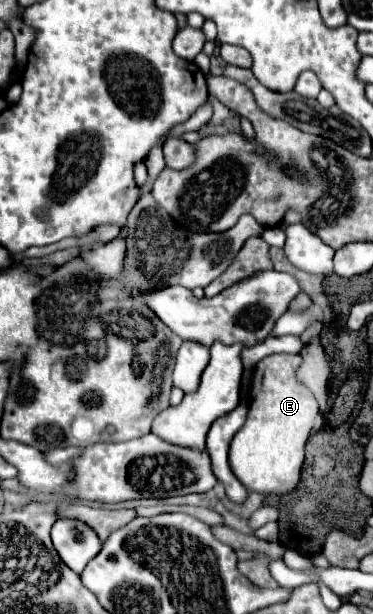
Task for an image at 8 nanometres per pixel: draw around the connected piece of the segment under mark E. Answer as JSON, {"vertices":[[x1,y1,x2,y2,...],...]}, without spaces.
{"vertices":[[272,354,256,366,248,418,230,444,230,466,250,492,284,494,300,480,304,446,318,416,316,398,296,380,300,364,300,354]]}

